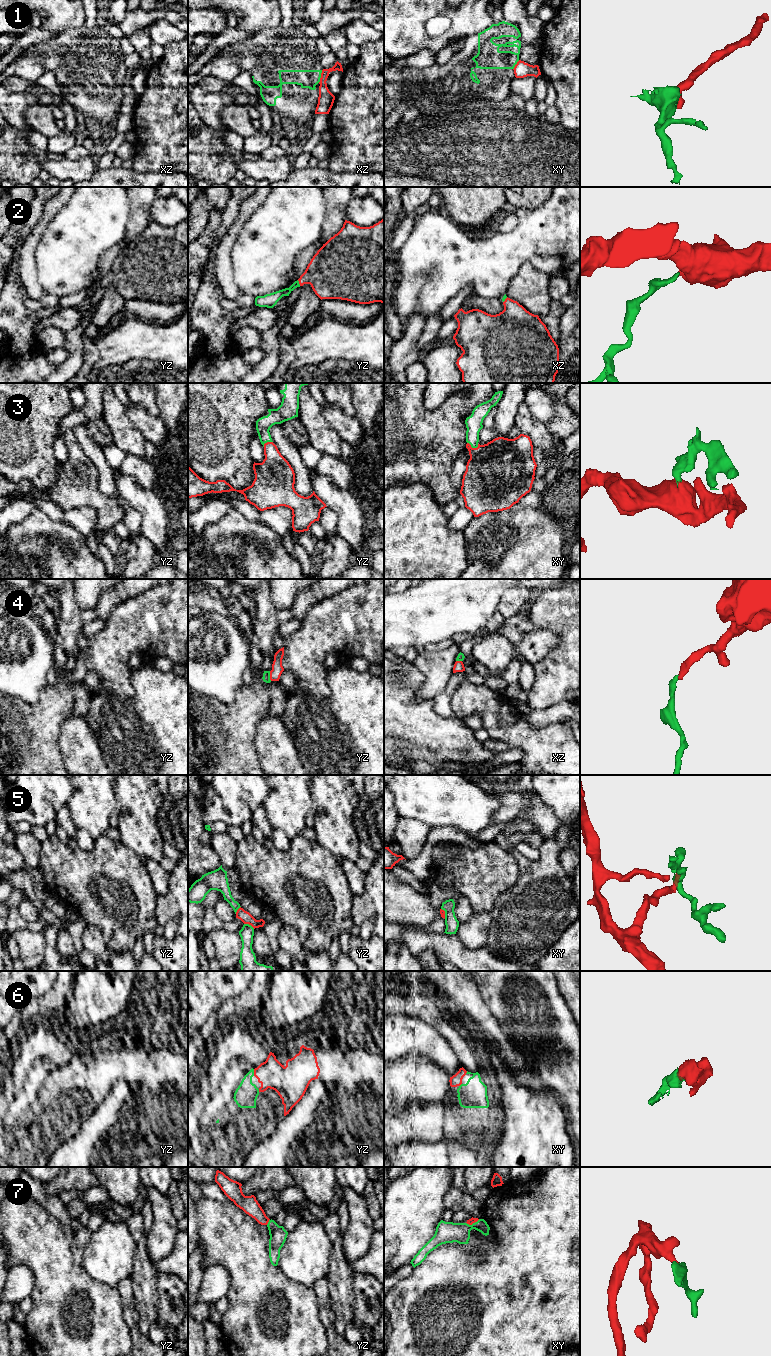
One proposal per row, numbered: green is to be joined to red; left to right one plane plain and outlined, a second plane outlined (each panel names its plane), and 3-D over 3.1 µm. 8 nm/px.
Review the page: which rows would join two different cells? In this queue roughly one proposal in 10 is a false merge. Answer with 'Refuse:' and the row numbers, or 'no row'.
Refuse: 1, 5

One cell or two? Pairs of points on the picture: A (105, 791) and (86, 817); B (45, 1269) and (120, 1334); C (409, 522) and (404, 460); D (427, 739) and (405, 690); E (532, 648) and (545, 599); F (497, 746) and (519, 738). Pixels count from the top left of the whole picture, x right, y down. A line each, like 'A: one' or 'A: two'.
A: one
B: one
C: two
D: one
E: two
F: two

